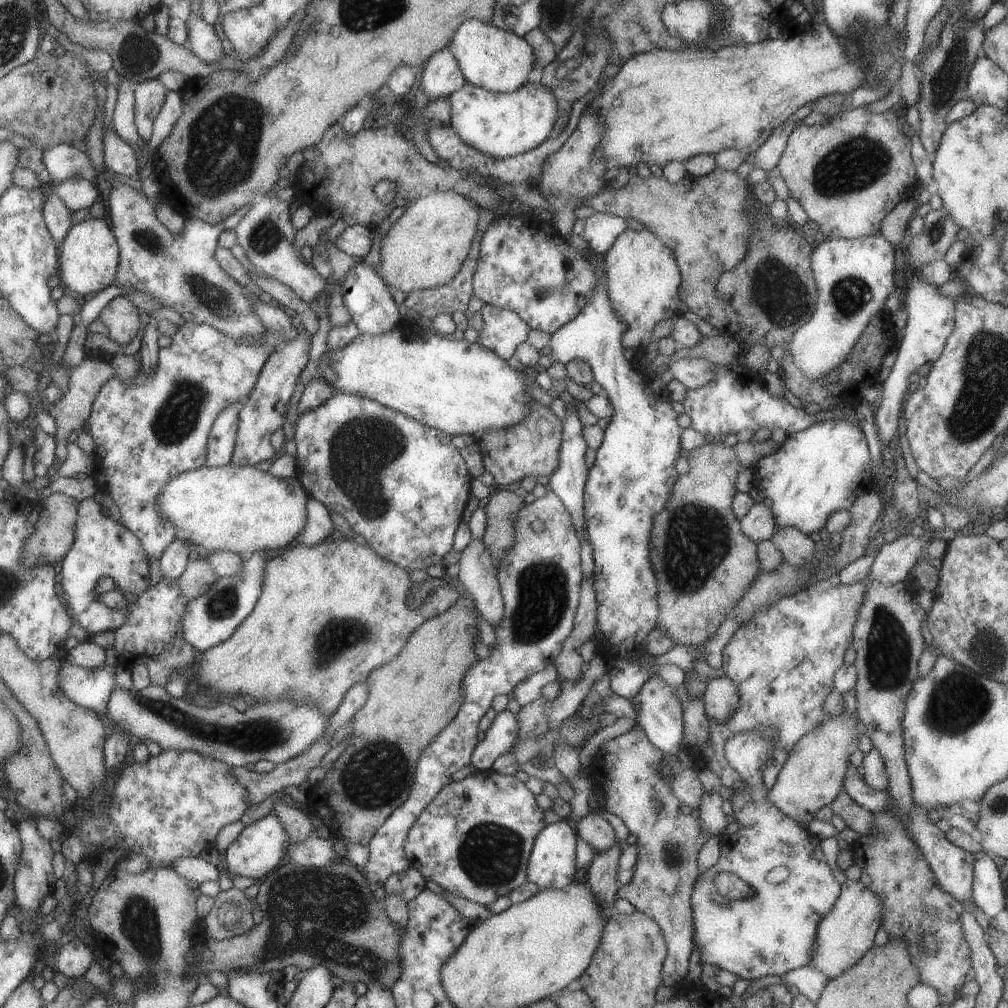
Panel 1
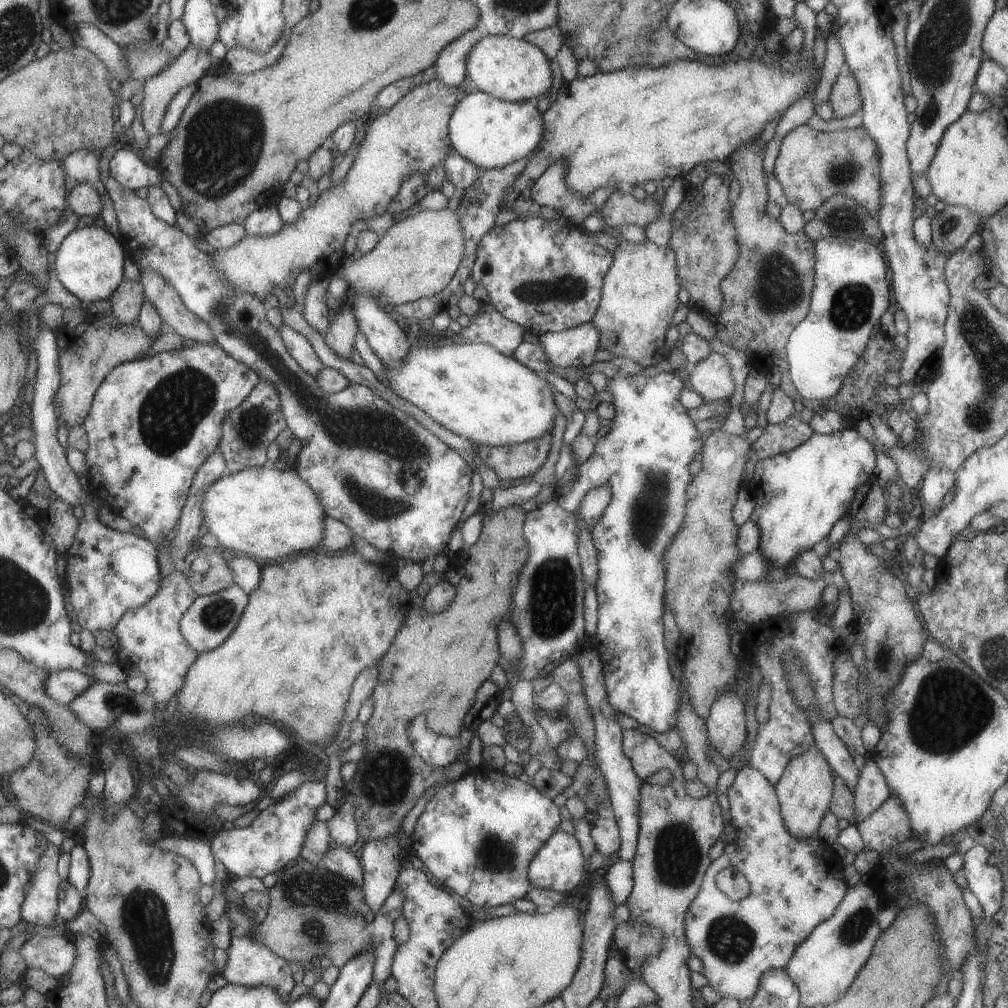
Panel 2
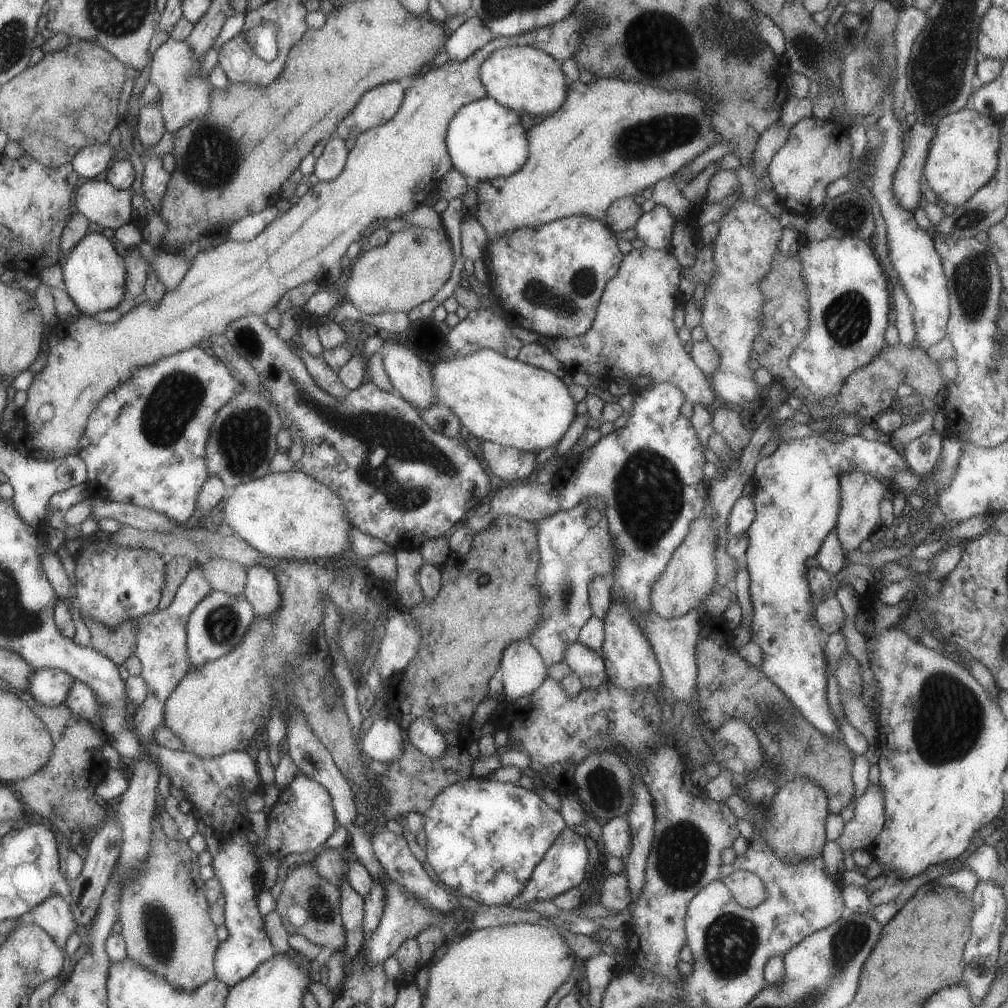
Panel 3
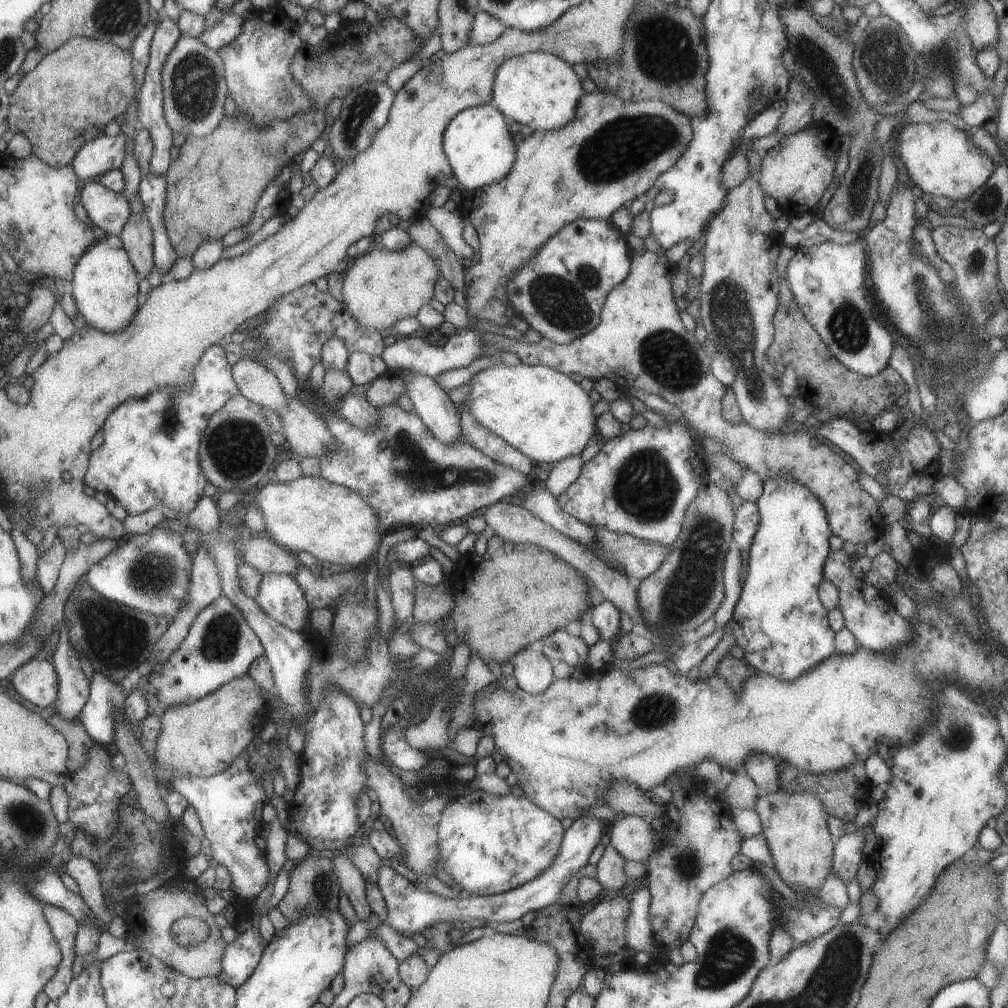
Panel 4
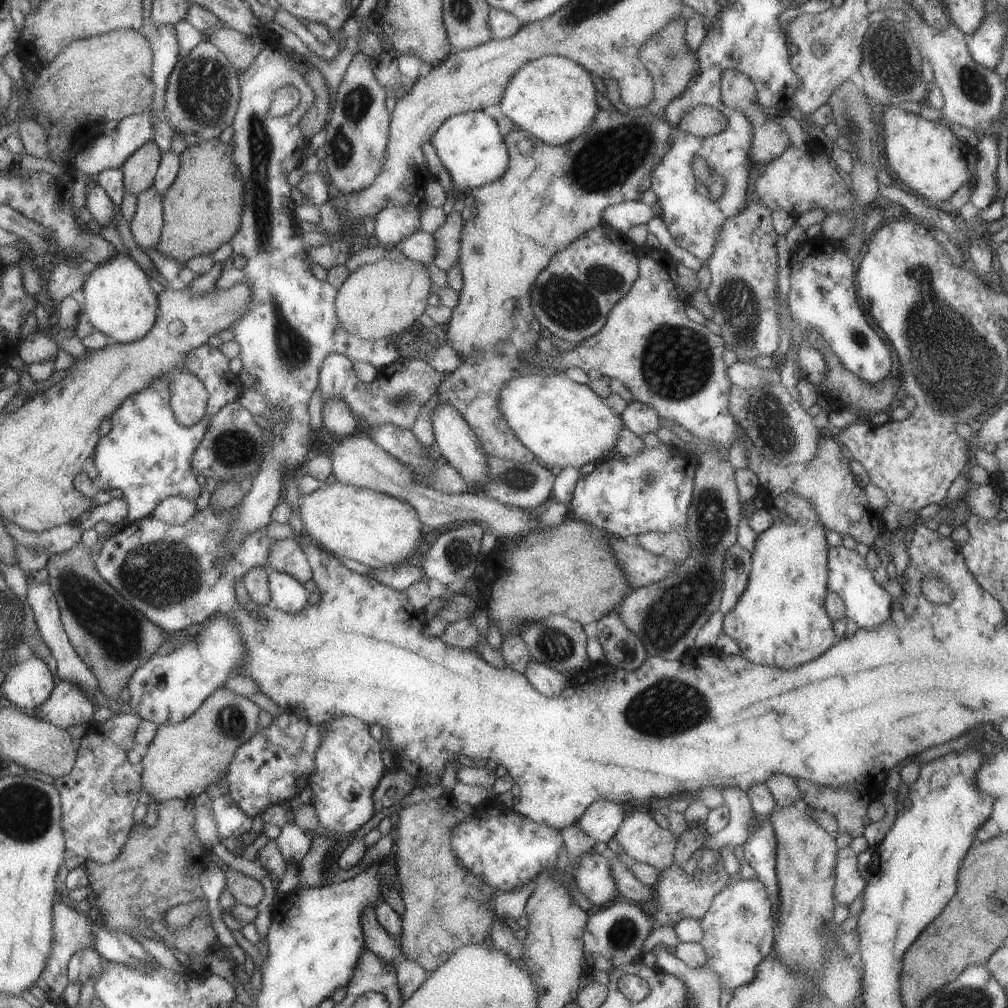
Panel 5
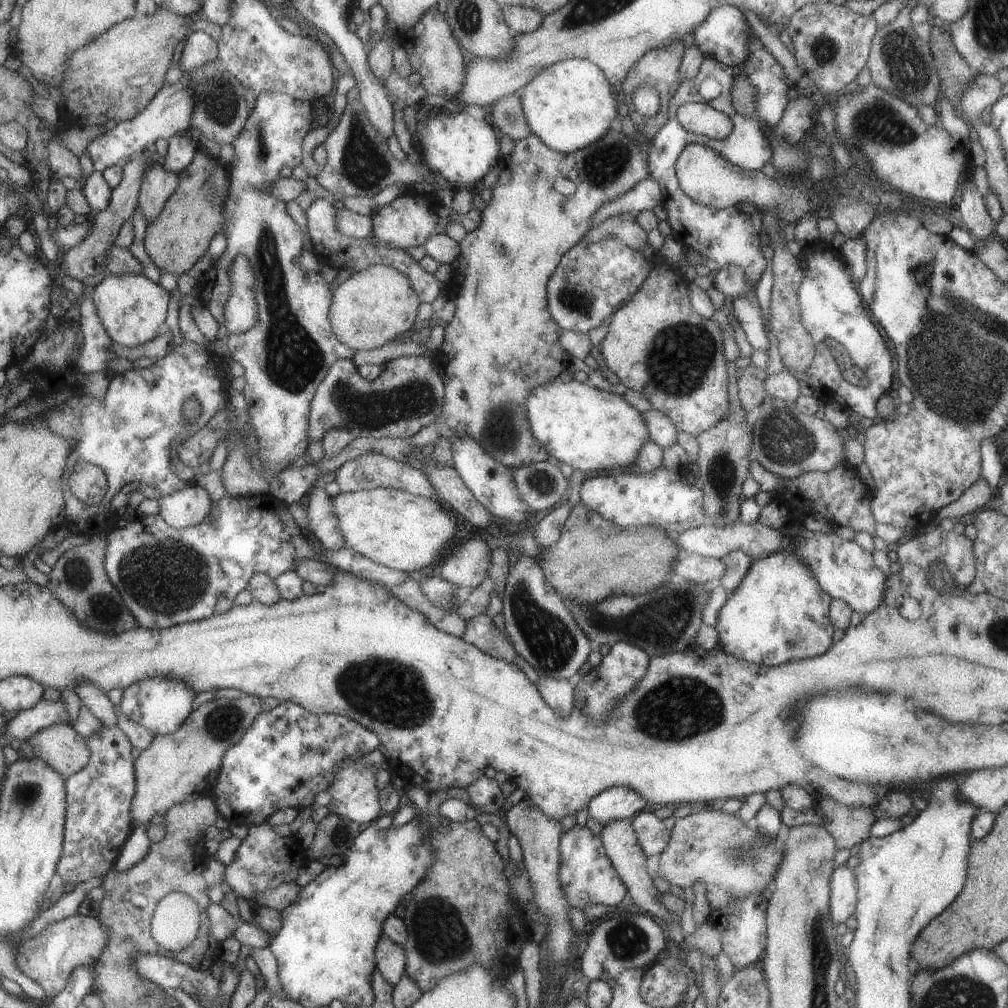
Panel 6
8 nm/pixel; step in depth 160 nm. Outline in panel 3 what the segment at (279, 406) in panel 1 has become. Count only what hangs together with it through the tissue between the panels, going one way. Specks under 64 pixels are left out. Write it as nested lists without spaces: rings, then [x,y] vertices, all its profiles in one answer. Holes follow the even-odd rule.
[[[245,390],[223,404],[211,424],[205,448],[207,473],[217,476],[229,491],[237,484],[262,478],[270,473],[269,462],[278,452],[275,438],[283,427],[283,420],[273,404],[259,390]]]

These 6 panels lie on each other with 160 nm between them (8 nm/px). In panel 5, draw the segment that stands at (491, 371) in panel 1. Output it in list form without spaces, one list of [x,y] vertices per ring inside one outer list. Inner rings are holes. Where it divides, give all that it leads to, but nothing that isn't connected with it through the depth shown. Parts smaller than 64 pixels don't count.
[[[565,375],[515,377],[500,391],[499,408],[519,442],[548,468],[579,469],[587,462],[599,463],[609,458],[615,454],[619,431],[625,427],[621,417],[609,408],[604,398]]]

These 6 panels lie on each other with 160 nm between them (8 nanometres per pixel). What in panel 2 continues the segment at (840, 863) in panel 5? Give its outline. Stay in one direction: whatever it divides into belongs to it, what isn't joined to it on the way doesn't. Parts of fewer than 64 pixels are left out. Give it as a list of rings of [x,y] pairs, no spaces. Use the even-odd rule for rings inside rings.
[[[873,760],[864,764],[860,770],[857,784],[852,790],[855,817],[859,820],[868,817],[876,808],[890,797],[885,777],[879,772]]]

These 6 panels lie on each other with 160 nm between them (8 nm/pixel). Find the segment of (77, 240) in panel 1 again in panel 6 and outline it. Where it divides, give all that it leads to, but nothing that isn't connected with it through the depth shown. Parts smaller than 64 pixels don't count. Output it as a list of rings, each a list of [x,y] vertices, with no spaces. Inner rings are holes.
[[[107,275],[92,289],[96,313],[110,340],[133,347],[154,339],[162,331],[169,293],[144,275]]]

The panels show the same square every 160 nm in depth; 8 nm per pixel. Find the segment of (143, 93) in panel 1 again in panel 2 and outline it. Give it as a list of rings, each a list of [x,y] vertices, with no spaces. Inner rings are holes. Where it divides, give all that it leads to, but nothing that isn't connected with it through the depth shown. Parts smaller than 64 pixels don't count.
[[[187,45],[178,56],[170,60],[170,63],[161,72],[149,77],[143,88],[143,99],[141,102],[141,126],[146,134],[156,136],[159,134],[159,124],[165,110],[171,99],[175,96],[177,90],[191,82],[197,82],[202,76],[207,74],[207,70],[210,68],[209,50],[202,49],[195,45]]]

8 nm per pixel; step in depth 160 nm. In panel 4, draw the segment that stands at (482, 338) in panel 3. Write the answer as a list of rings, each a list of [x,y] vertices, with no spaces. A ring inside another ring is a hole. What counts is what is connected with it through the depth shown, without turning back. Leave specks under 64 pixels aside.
[[[478,329],[457,330],[457,333],[450,336],[441,347],[431,346],[422,337],[415,337],[410,334],[397,339],[390,346],[386,346],[380,357],[386,364],[387,370],[397,372],[403,369],[411,369],[434,378],[439,373],[467,366],[473,359],[481,356],[482,348],[479,342],[479,335],[481,333],[482,331]]]

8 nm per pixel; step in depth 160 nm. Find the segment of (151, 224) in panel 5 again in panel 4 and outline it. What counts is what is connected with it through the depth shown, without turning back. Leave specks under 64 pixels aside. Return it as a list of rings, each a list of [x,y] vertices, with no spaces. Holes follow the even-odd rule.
[[[131,213],[118,234],[123,248],[139,278],[149,274],[154,265],[152,259],[152,228],[147,217],[141,213]]]

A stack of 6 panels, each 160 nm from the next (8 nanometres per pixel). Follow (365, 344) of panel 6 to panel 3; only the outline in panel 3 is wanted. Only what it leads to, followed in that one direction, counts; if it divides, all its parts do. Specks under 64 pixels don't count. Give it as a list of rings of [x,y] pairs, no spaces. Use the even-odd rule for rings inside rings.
[[[408,225],[405,230],[389,231],[384,246],[365,247],[361,256],[352,261],[345,286],[347,301],[363,314],[407,313],[430,300],[443,287],[450,278],[453,264],[454,255],[445,228],[431,230]]]

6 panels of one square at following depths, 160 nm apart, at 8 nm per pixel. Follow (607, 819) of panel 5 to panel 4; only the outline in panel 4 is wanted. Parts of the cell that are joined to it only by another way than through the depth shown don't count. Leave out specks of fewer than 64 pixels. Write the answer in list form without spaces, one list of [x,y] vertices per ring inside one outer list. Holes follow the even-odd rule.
[[[587,813],[583,816],[579,815],[569,827],[564,829],[557,856],[539,876],[521,886],[496,895],[471,897],[464,895],[460,900],[447,899],[425,888],[415,886],[411,881],[380,862],[376,885],[386,904],[387,924],[401,934],[416,937],[423,927],[439,921],[464,921],[465,919],[483,919],[487,923],[515,921],[525,912],[533,912],[548,904],[558,902],[562,884],[568,880],[570,874],[587,864],[591,850],[597,846],[597,843],[602,842],[601,838],[609,832],[609,826],[610,824],[607,824],[604,819],[598,819]]]

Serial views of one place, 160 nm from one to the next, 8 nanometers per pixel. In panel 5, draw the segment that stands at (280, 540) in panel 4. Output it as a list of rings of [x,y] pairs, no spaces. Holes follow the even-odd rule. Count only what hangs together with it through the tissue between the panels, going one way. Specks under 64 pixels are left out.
[[[335,480],[330,486],[323,485],[311,494],[298,499],[298,512],[303,527],[301,532],[314,540],[332,555],[344,556],[372,568],[399,564],[411,558],[417,547],[422,546],[423,526],[416,510],[405,501],[371,489],[344,485]]]

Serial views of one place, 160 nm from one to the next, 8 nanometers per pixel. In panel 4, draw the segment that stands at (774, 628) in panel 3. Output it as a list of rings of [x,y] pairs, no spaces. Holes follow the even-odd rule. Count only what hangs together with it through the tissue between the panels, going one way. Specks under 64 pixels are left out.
[[[775,477],[762,483],[762,493],[754,502],[759,513],[759,526],[748,548],[746,578],[731,620],[724,624],[741,647],[742,657],[756,671],[782,681],[793,680],[834,653],[834,630],[828,623],[828,611],[818,599],[818,586],[824,579],[824,562],[830,553],[828,538],[832,535],[819,499],[798,482]]]

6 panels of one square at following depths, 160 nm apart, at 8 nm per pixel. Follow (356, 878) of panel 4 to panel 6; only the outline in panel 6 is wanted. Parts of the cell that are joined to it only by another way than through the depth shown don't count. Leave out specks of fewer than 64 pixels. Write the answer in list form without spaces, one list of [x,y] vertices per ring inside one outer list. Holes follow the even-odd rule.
[[[381,932],[374,950],[374,957],[376,969],[382,979],[393,988],[404,975],[406,965],[404,948],[391,942],[391,939]]]

